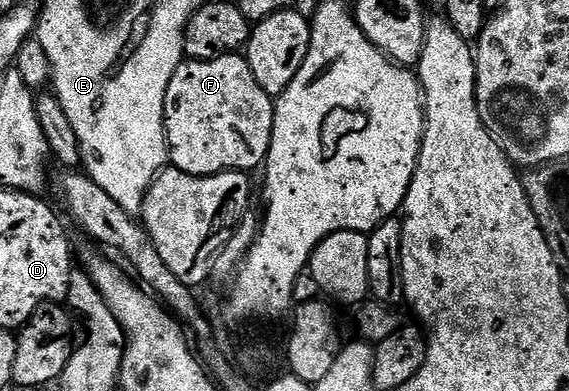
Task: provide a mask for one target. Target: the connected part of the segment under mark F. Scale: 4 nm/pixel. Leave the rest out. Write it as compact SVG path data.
M227 53L208 61L184 60L177 67L165 95L167 111L165 128L167 130L167 148L172 166L189 175L208 177L218 173L232 171L252 171L264 164L271 146L275 101L257 83L249 67L246 56L239 53Z

